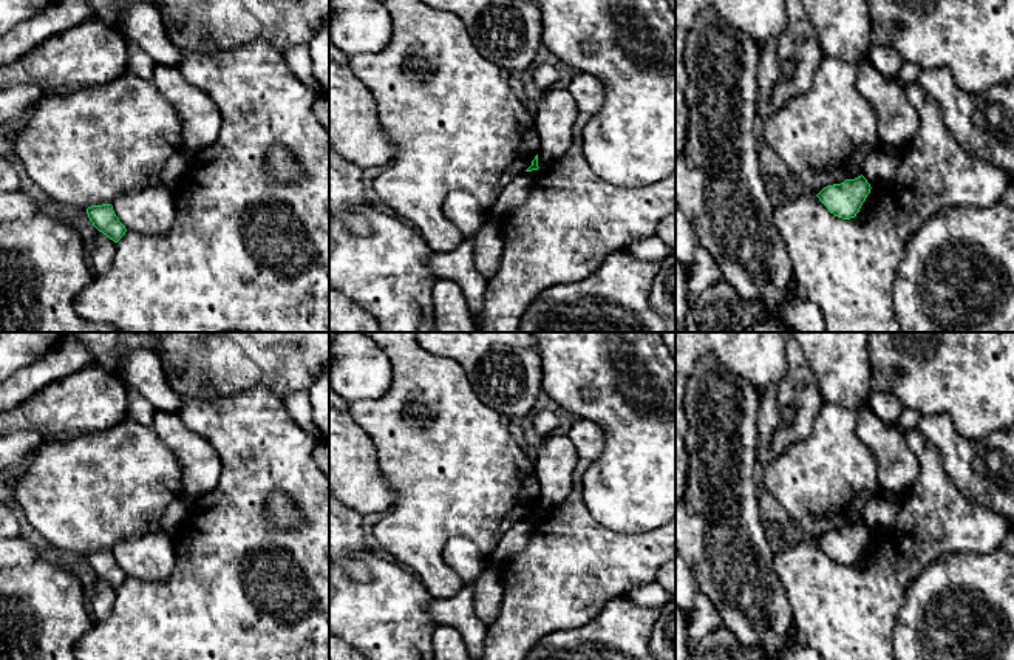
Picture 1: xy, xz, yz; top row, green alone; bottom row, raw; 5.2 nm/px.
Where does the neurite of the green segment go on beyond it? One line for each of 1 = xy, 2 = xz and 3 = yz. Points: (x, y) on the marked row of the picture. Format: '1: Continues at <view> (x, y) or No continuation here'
1: No continuation here
2: No continuation here
3: No continuation here

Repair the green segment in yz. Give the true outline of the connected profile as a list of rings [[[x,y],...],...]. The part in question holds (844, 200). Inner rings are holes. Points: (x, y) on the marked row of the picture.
[[[861,175],[855,179],[846,179],[841,184],[827,185],[816,196],[830,213],[842,219],[850,219],[859,212],[870,189],[870,184]]]

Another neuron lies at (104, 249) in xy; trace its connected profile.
[[[97,230],[91,250],[91,263],[97,277],[108,274],[116,253],[116,243]]]

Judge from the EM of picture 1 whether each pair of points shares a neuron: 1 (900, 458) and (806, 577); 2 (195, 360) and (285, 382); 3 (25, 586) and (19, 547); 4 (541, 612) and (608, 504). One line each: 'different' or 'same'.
1: different
2: same
3: different
4: different

